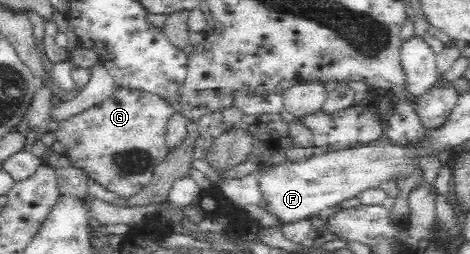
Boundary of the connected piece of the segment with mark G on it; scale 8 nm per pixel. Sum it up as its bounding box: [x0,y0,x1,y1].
[55,87,177,199]

